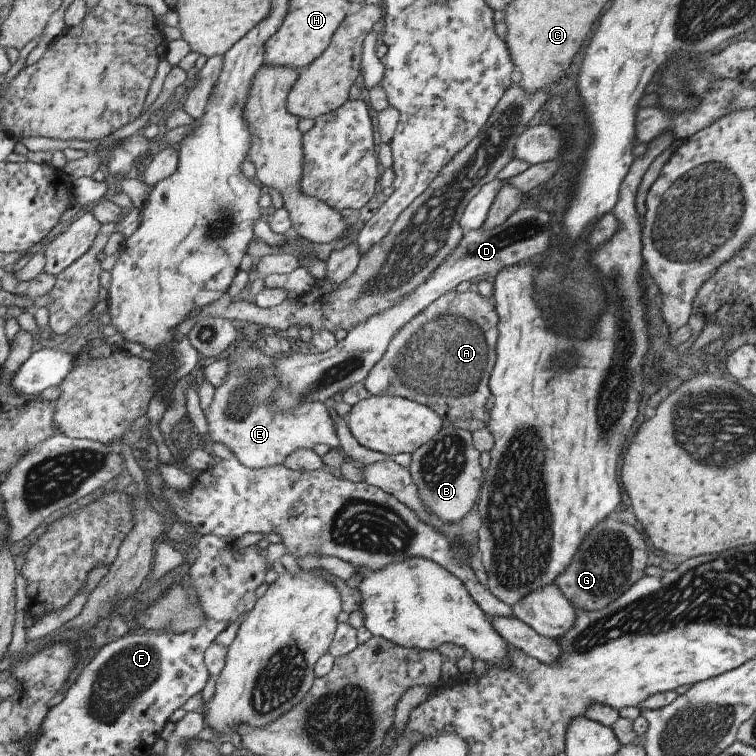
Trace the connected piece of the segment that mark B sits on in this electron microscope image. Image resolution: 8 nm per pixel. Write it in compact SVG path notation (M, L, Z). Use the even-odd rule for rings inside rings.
M445 424L434 439L412 453L409 472L418 488L422 504L442 522L460 522L478 499L485 472L481 468L480 452L473 444L472 433L458 426Z

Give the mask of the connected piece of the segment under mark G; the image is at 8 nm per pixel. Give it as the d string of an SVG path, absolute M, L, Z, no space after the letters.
M608 518L590 530L582 540L570 566L556 576L555 584L575 610L594 612L608 607L616 598L631 589L640 578L648 562L646 538L634 526Z

